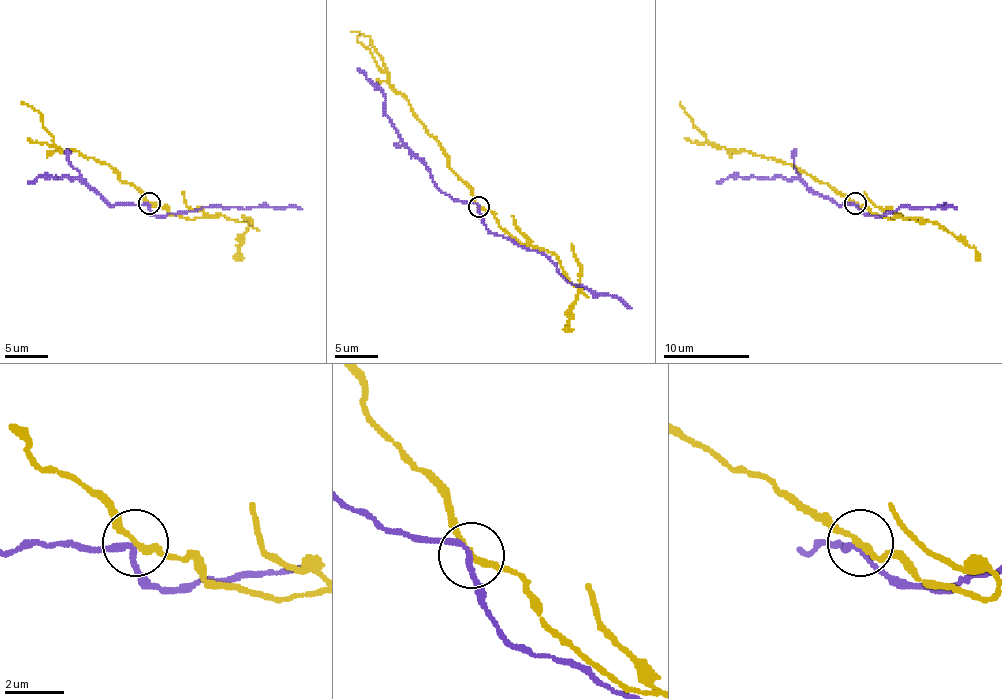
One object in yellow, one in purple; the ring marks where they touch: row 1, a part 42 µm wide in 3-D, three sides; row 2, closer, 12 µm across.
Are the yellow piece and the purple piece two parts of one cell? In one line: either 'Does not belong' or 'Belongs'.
Does not belong

